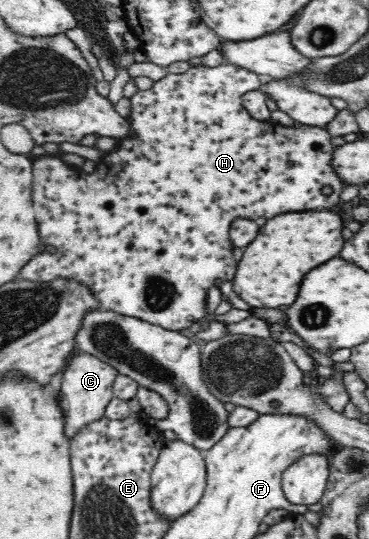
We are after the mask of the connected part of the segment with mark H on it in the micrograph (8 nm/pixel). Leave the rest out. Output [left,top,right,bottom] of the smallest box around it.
[16,63,347,332]

